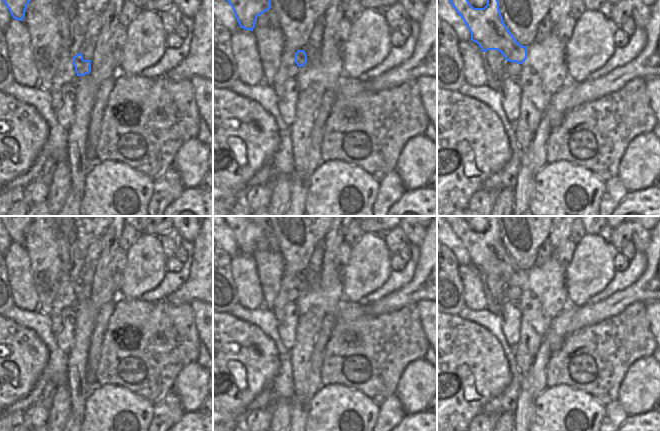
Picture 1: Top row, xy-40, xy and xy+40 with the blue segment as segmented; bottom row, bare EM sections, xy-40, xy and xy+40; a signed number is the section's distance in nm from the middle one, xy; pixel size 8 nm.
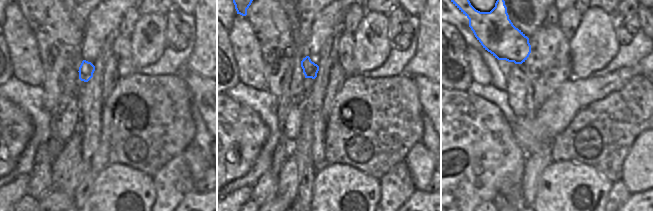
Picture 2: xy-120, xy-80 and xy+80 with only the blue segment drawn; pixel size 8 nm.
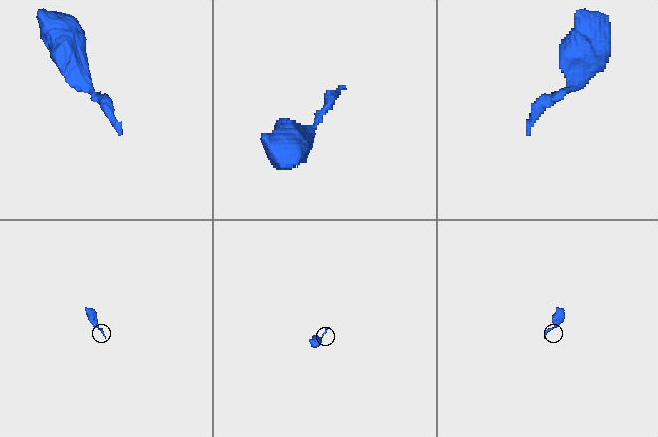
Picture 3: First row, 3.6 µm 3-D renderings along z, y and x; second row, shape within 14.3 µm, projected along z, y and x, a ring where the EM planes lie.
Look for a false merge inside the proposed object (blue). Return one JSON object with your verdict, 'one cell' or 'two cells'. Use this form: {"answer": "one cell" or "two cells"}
{"answer": "one cell"}

